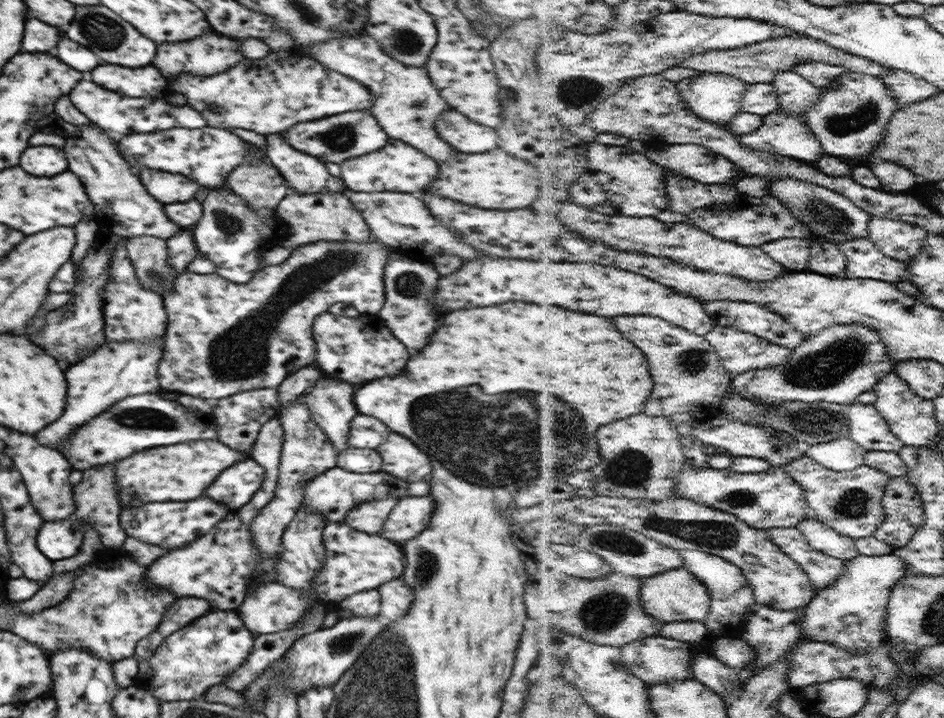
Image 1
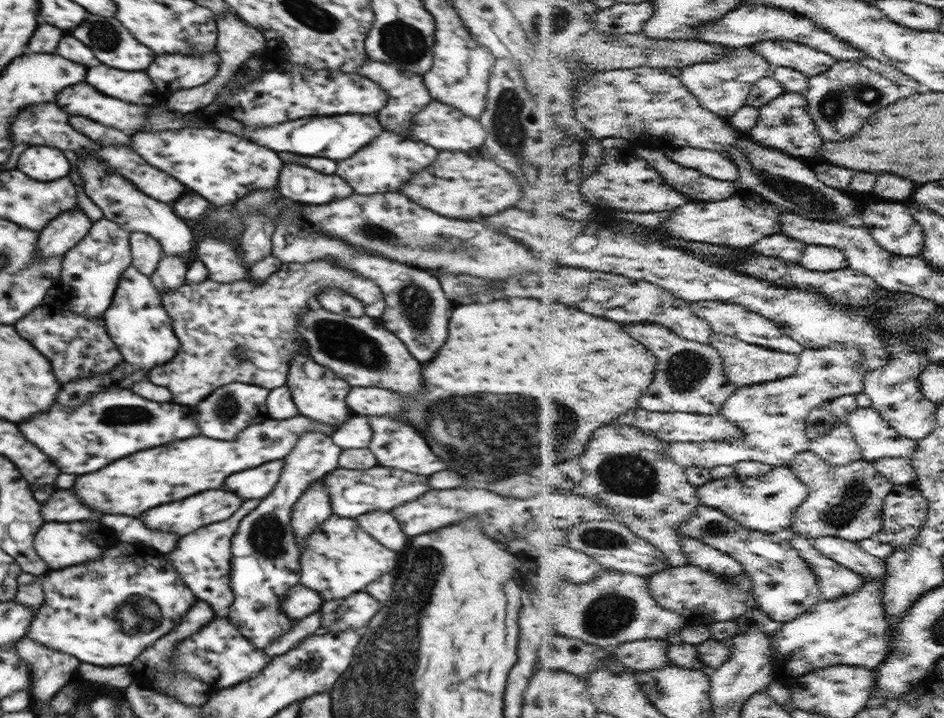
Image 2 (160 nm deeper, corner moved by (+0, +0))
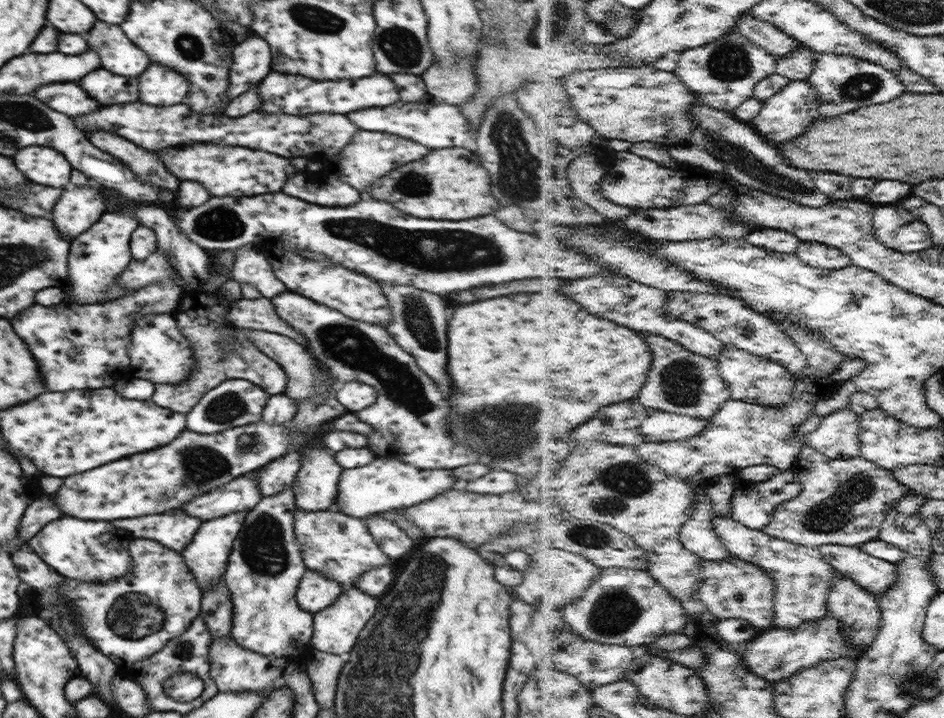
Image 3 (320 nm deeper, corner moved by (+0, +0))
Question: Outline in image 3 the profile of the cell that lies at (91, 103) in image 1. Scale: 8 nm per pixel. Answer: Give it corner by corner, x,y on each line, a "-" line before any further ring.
44,84
42,88
34,90
34,96
46,102
48,108
68,116
80,116
98,110
98,104
88,98
78,84

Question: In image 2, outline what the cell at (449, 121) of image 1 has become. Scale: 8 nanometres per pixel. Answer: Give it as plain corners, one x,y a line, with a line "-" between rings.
434,99
428,104
428,108
418,112
414,120
408,122
407,134
442,151
467,151
471,148
481,150
487,135
479,119
466,116
461,110

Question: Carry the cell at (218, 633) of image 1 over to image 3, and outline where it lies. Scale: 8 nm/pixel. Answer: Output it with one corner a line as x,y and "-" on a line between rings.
232,636
214,638
209,650
211,658
210,676
216,683
219,692
260,692
273,688
275,680
281,680
288,660
264,656
242,648

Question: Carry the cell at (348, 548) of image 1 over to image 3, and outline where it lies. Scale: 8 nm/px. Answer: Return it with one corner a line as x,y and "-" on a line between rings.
296,508
294,511
294,536
300,543
307,570
324,573
348,589
354,588
360,573
392,564
392,559
380,550
363,519
342,514
338,510
306,512

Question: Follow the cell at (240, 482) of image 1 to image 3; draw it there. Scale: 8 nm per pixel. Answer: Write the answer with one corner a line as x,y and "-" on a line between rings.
296,450
270,461
256,470
258,473
257,483
263,497
280,494
289,486
293,486
297,472
301,467
301,455
302,453

